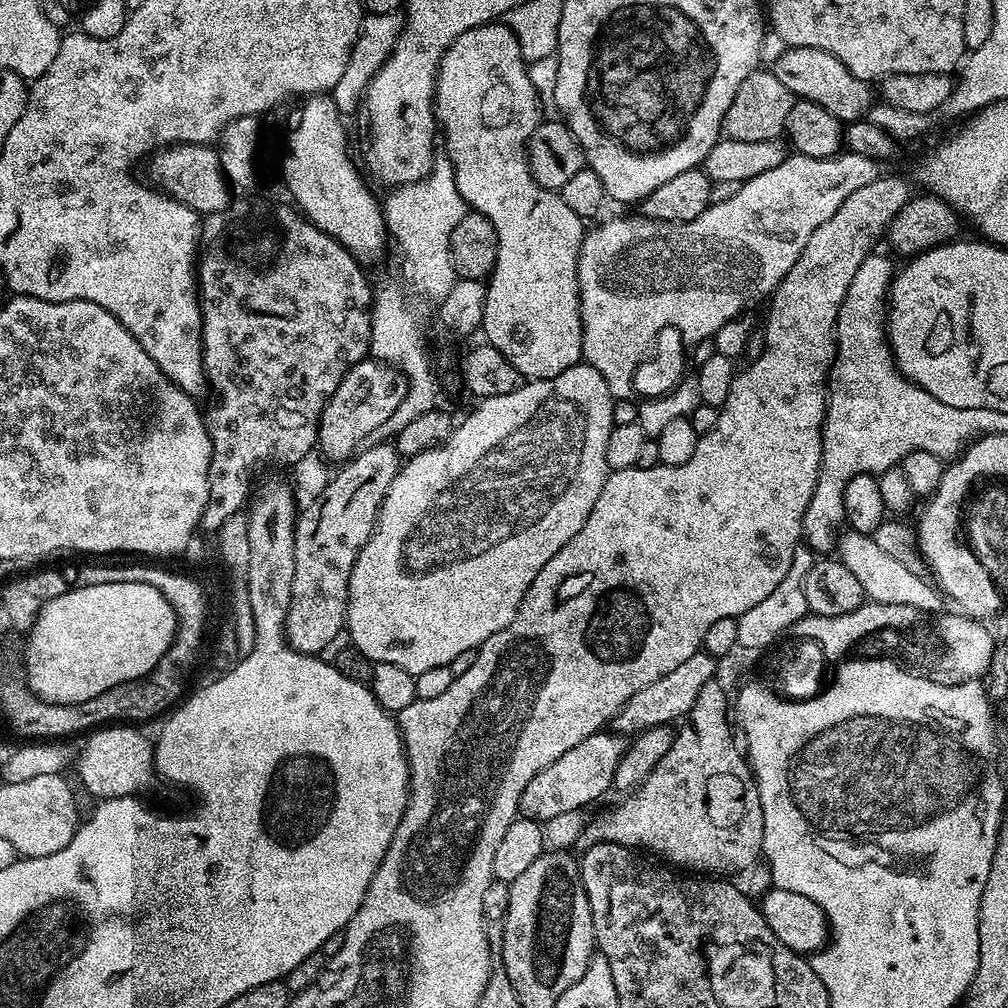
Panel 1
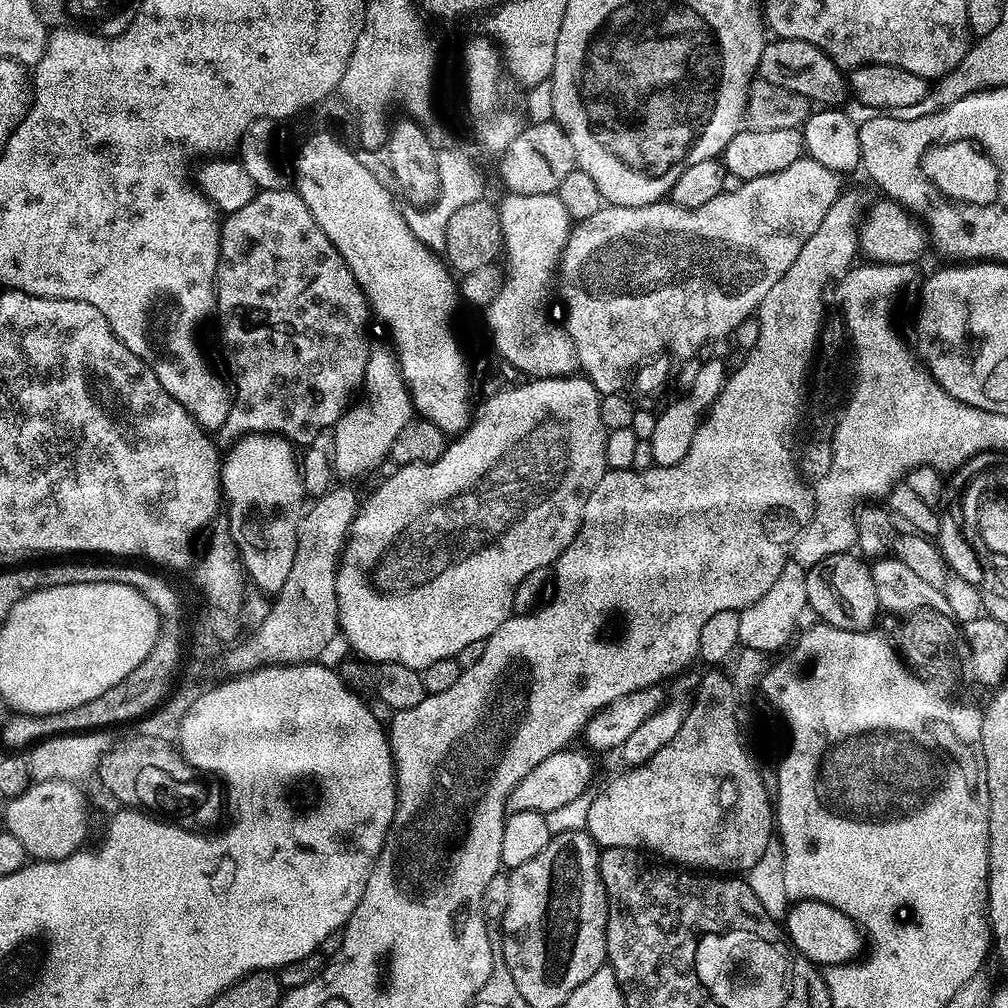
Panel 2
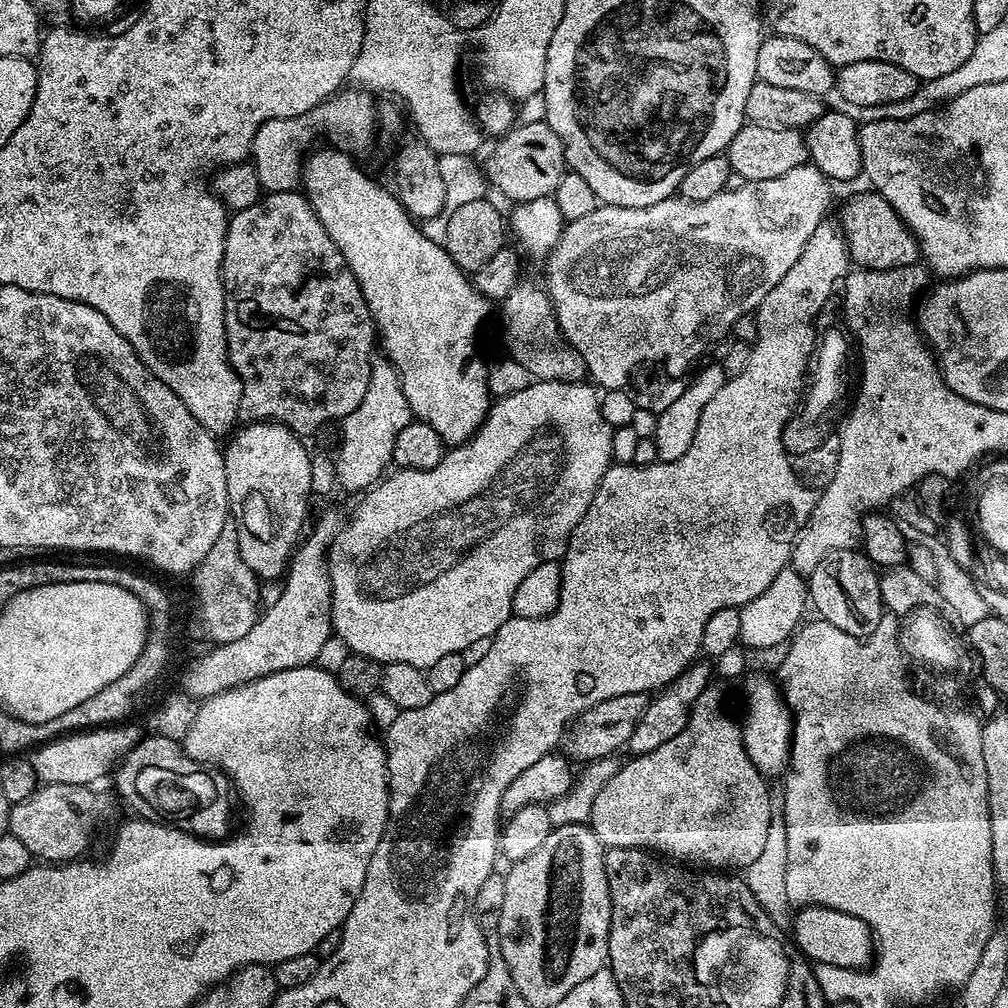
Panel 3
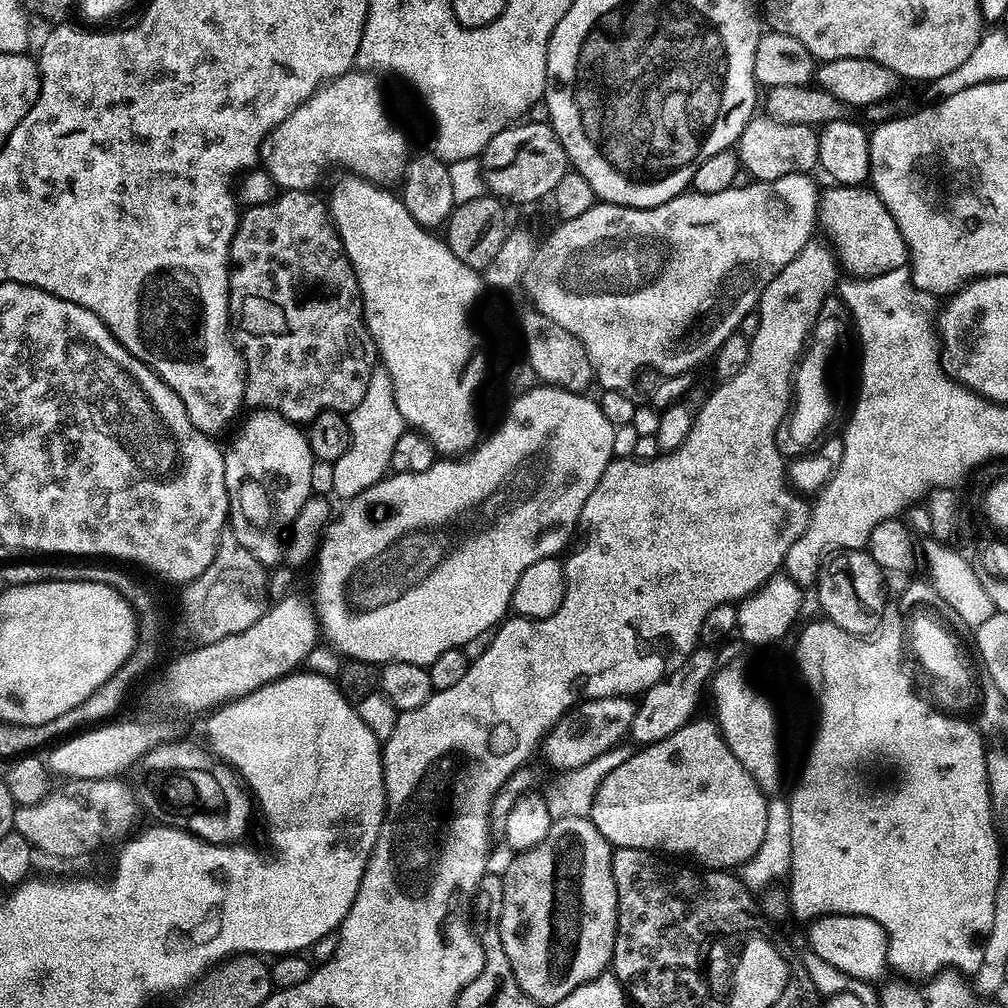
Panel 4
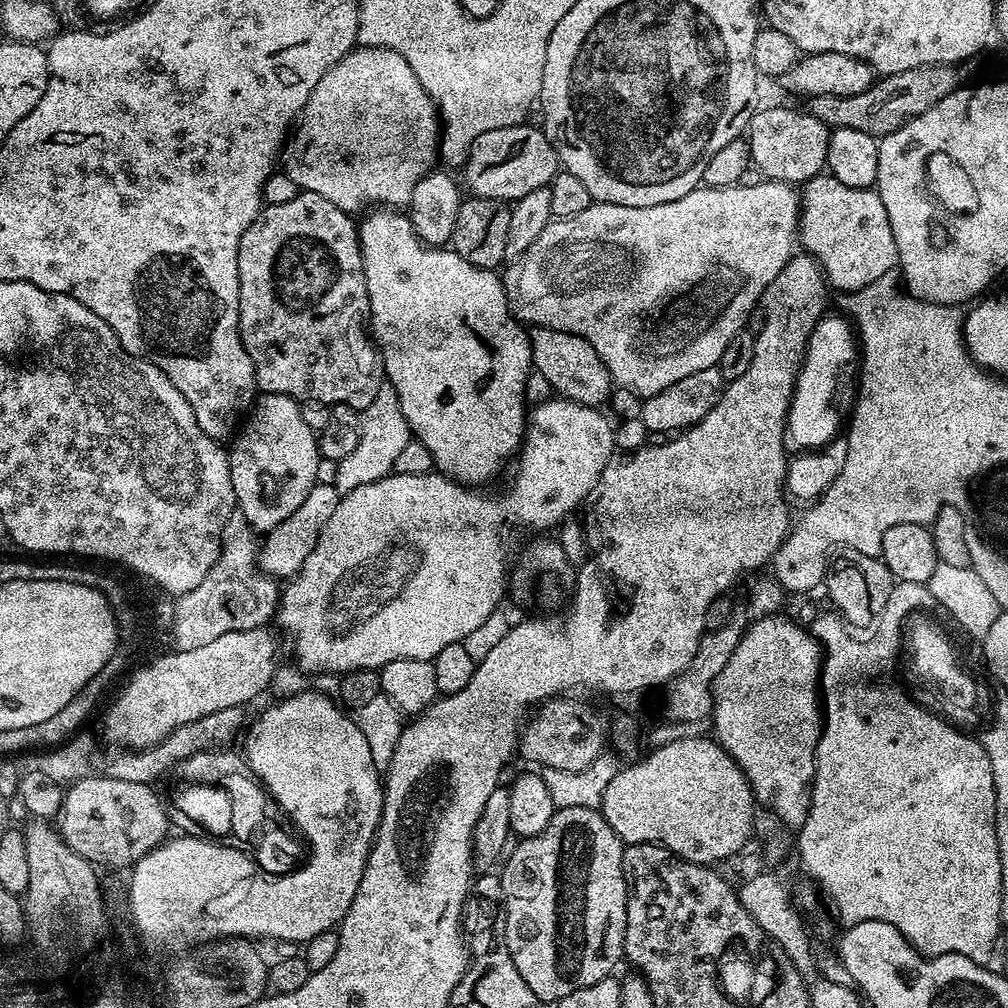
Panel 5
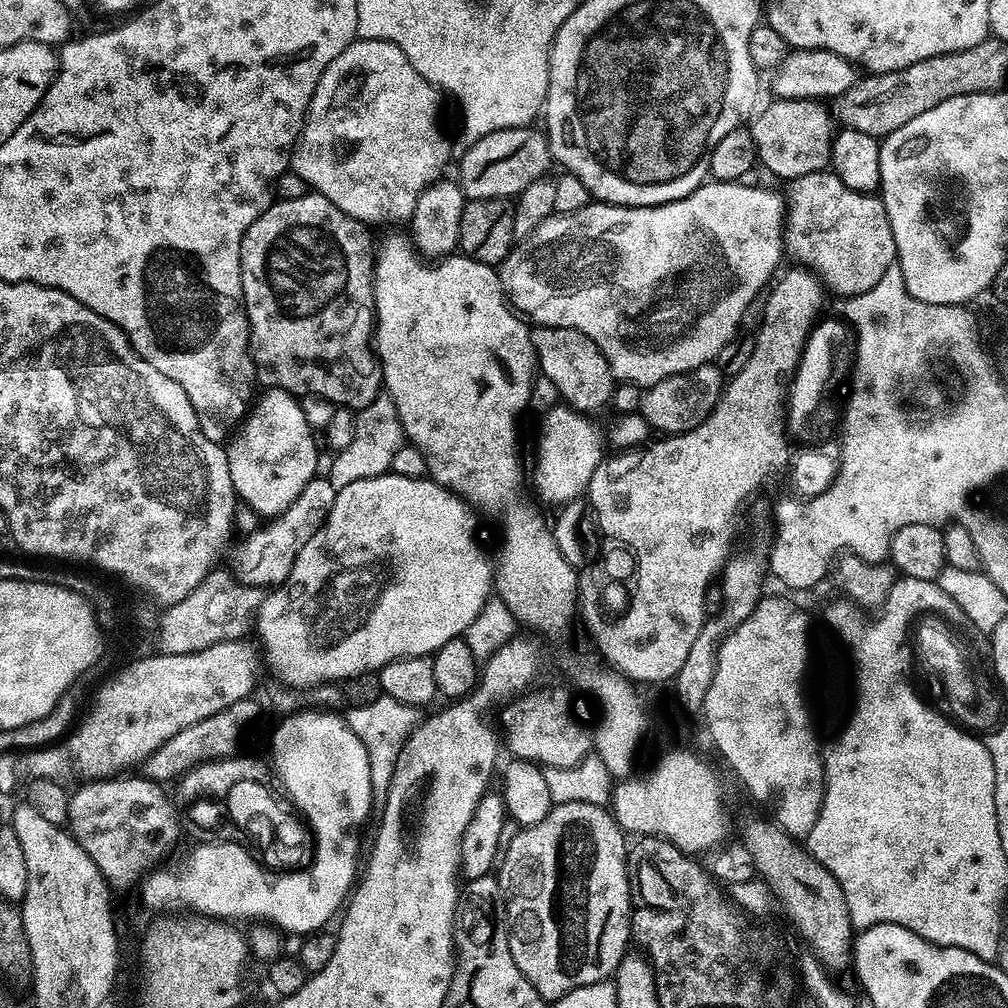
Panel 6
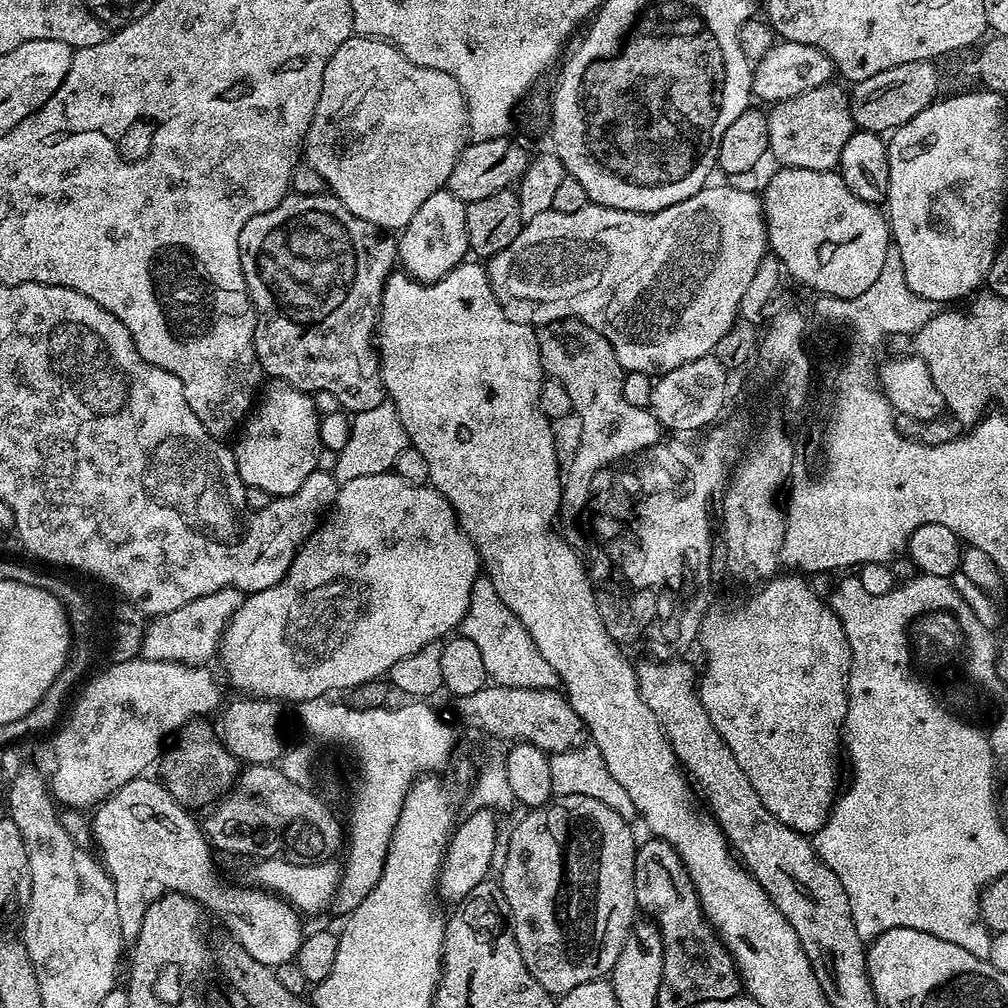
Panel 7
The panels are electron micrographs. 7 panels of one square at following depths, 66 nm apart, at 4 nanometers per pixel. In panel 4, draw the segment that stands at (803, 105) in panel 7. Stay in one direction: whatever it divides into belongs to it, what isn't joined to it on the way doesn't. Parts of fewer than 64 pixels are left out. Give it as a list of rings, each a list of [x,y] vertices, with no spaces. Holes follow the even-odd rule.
[[[767,114],[753,115],[752,121],[742,130],[738,141],[738,155],[745,173],[749,172],[751,179],[756,182],[771,182],[788,176],[791,172],[801,174],[811,173],[820,163],[818,158],[818,146],[820,138],[817,129],[810,124],[783,124],[777,120],[771,120]]]

